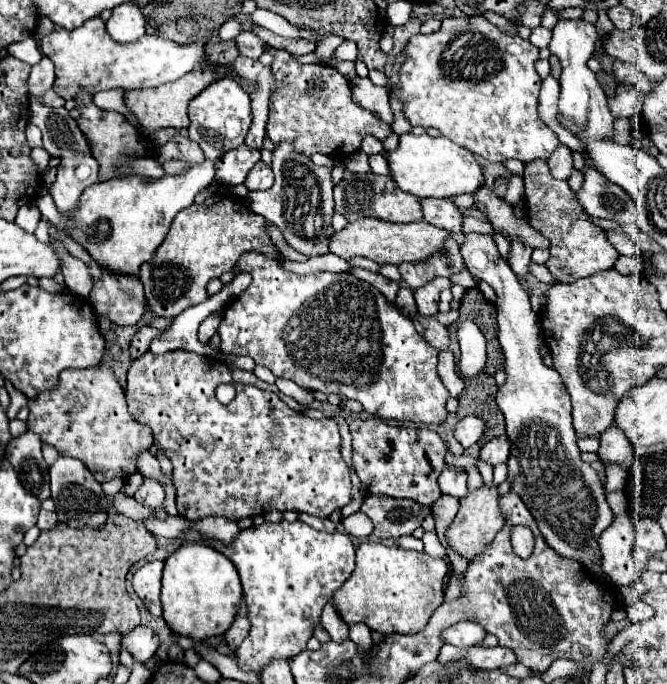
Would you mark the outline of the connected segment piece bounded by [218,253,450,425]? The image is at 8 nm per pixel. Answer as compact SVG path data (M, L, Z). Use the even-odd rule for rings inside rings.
M242 253L234 271L250 273L252 283L224 309L222 323L218 327L222 353L248 355L256 365L264 365L276 377L290 379L308 391L336 393L346 399L356 399L364 405L364 411L380 419L438 425L448 417L446 401L450 395L436 373L438 351L434 351L434 347L416 333L414 323L404 317L376 287L352 273L318 271L296 275L280 267L278 259L274 261L264 253Z

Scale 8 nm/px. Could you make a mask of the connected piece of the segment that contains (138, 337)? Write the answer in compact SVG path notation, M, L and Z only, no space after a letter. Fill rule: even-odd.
M142 327L136 335L134 335L134 339L132 339L132 343L130 343L130 357L132 359L138 359L142 353L146 353L148 351L148 347L150 347L150 341L158 335L160 331L156 331L154 327Z

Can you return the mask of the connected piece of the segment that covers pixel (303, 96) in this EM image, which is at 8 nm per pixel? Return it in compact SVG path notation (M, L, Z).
M266 45L266 51L274 55L272 75L276 89L270 97L270 119L266 133L274 145L290 141L302 155L324 153L328 157L350 155L360 149L366 135L374 135L384 141L392 129L370 111L354 105L350 99L350 83L334 69L326 65L302 65L288 51L280 51Z

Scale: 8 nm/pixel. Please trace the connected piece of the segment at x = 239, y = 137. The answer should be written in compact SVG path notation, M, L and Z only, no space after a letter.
M222 77L208 85L202 93L198 93L188 107L190 115L190 127L188 137L200 145L206 159L218 159L226 151L236 149L244 143L244 137L250 129L252 121L252 109L250 109L250 97L246 91L238 87L238 83L230 77Z

